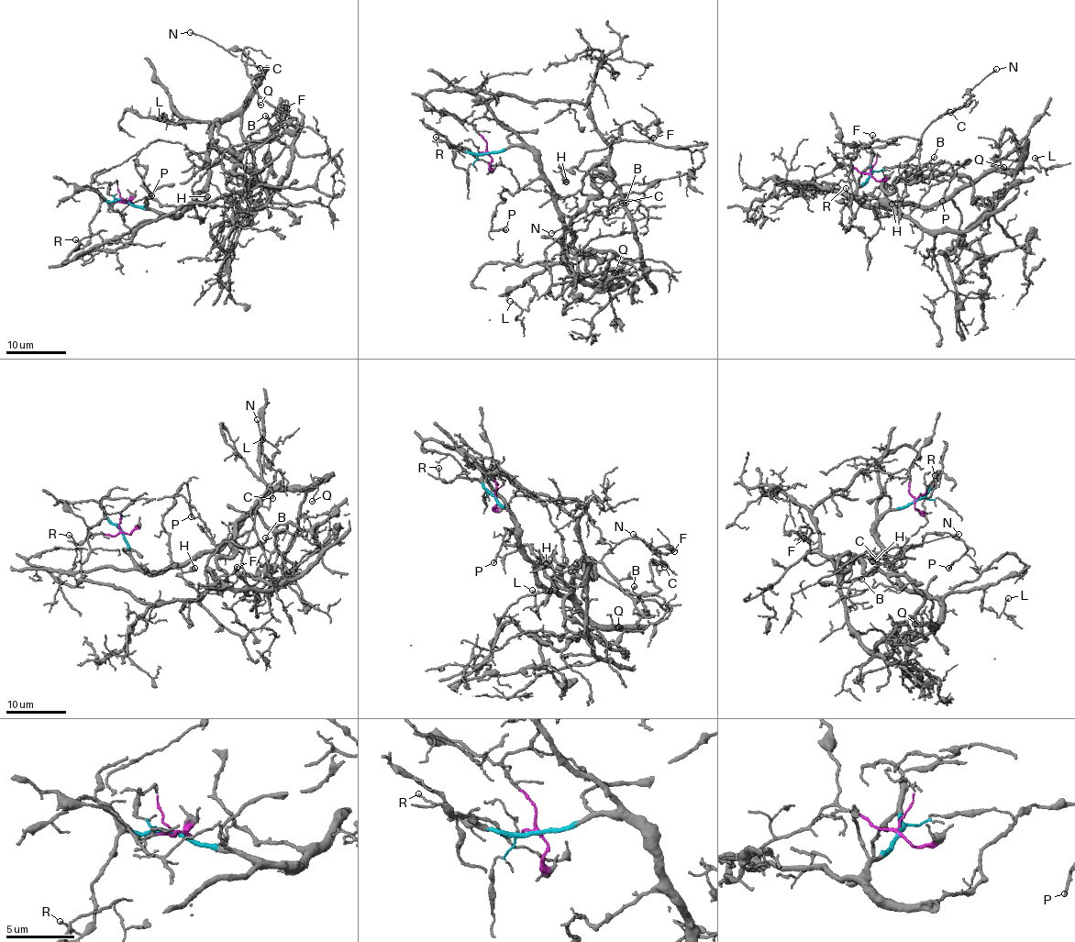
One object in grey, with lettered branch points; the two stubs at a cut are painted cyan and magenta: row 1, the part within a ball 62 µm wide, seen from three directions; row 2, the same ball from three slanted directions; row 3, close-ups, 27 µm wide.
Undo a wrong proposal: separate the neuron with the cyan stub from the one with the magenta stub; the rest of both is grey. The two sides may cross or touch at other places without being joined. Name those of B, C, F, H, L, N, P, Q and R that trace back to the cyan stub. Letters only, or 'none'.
L, P, Q, R

